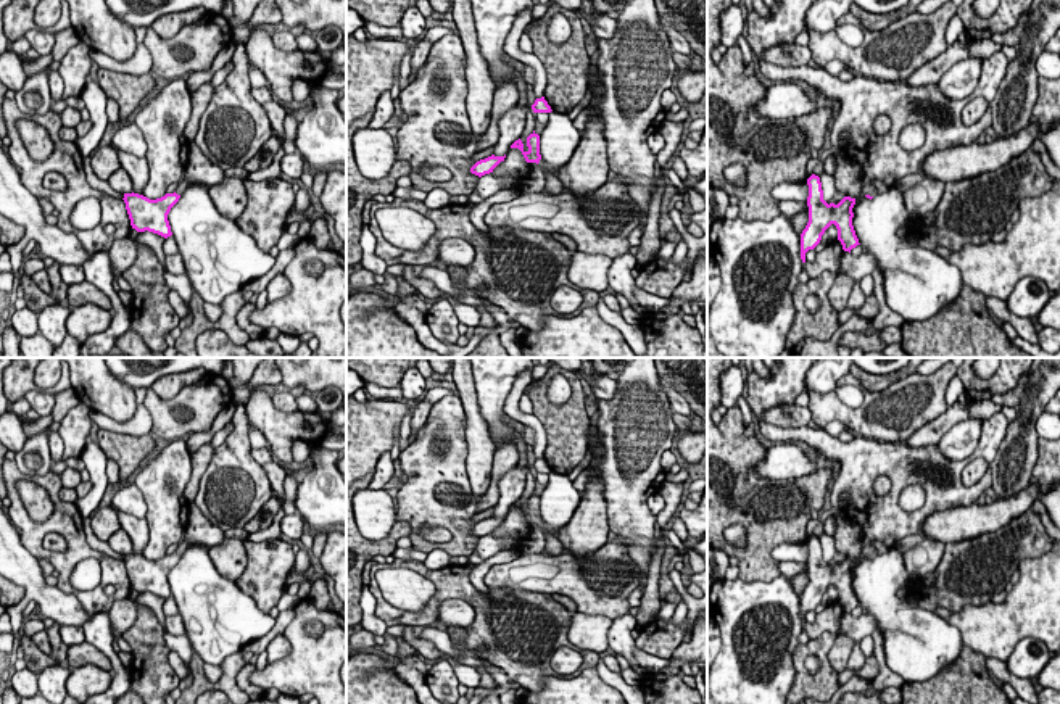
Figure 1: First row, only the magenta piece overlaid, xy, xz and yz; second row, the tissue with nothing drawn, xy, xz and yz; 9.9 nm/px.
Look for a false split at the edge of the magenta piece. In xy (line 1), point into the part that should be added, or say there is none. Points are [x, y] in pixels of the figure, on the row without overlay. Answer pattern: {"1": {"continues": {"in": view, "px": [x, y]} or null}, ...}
{"1": {"continues": {"in": "xy", "px": [198, 530]}}}

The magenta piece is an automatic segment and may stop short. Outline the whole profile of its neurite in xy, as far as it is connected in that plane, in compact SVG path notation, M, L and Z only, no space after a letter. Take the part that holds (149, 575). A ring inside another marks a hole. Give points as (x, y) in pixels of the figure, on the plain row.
M195 501L188 503L188 519L184 532L184 541L179 543L174 554L166 554L161 559L150 561L139 554L124 554L126 570L130 580L132 590L137 593L153 593L164 599L171 598L171 586L168 575L171 569L179 562L180 556L190 545L216 546L224 541L224 532L213 525L197 507Z

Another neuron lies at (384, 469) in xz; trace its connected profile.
M385 451L377 461L369 488L383 490L385 483L391 478L393 472L395 472L395 467L393 467L390 451Z

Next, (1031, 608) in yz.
M1060 541L1041 557L1023 559L1018 565L1020 578L1000 604L965 606L947 622L960 630L962 641L984 657L1007 662L1023 638L1041 640L1050 654L1060 652Z

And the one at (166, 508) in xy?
M184 438L172 440L135 477L147 503L148 543L142 556L156 561L171 545L184 541L188 501L184 490L192 477L192 456Z

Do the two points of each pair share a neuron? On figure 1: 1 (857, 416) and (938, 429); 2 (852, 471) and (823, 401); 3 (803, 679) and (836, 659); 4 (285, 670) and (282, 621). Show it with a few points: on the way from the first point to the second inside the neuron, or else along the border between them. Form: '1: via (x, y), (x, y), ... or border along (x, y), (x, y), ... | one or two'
1: border along (948, 406), (919, 427), (906, 442) | two
2: border along (819, 427), (823, 429) | two
3: border along (823, 630), (835, 637), (828, 661), (838, 674) | two
4: border along (295, 608), (295, 617), (282, 632) | two

